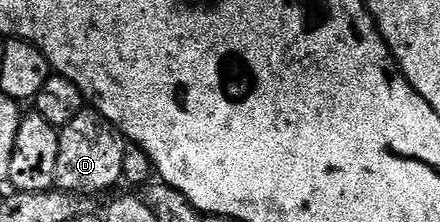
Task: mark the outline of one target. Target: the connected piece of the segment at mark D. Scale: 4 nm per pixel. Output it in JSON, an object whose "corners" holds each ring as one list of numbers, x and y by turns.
{"corners":[[83,107,80,114,76,114,76,118,72,118,72,122,68,122,68,126,64,126,58,133,60,138,60,154,56,157,56,188,59,192,75,192,77,196,97,197,97,192,106,192,109,188,114,188,120,184,122,180,122,171,124,170,124,150,127,146,127,139,121,132,115,128,112,122,108,122,108,118,104,118,99,112,94,111,93,107]]}

